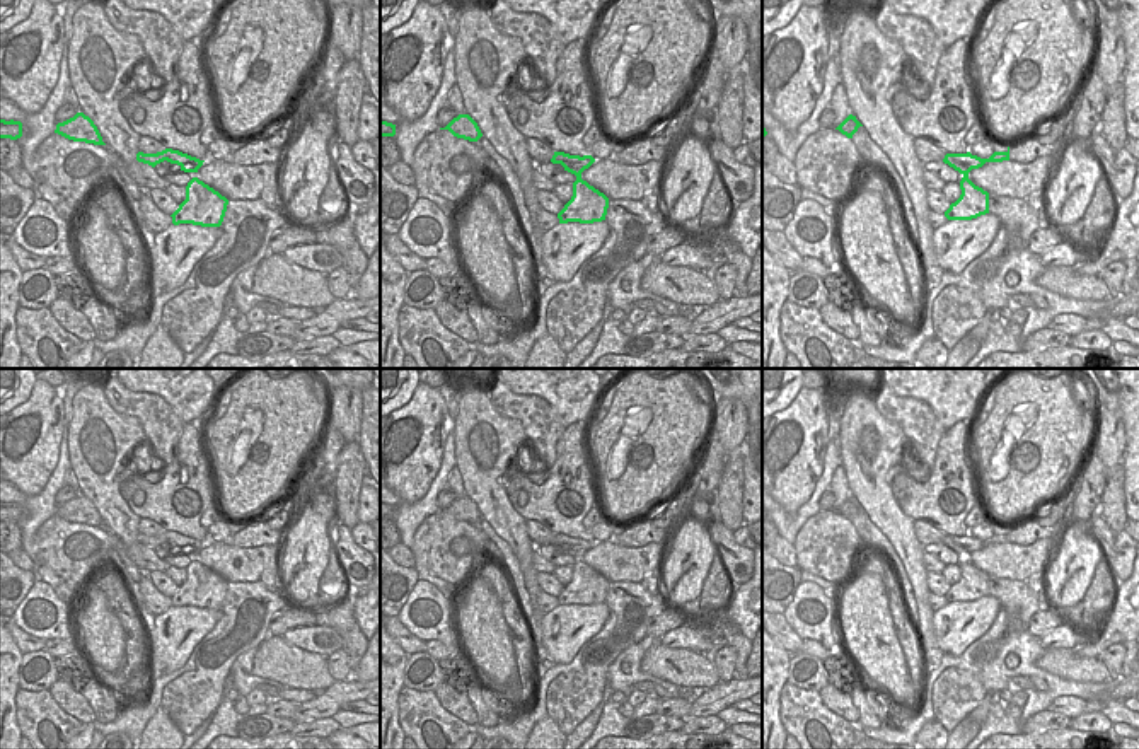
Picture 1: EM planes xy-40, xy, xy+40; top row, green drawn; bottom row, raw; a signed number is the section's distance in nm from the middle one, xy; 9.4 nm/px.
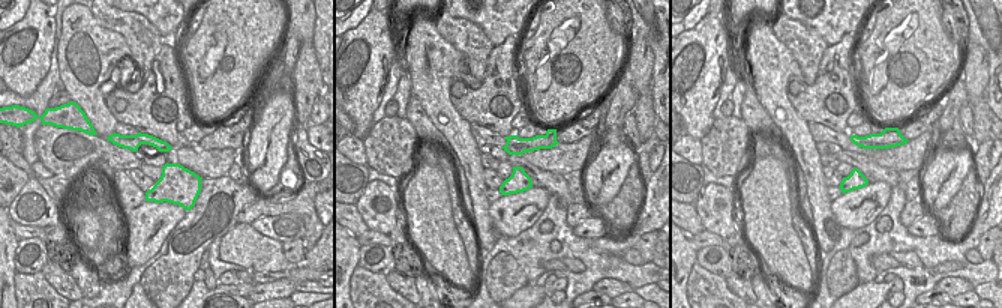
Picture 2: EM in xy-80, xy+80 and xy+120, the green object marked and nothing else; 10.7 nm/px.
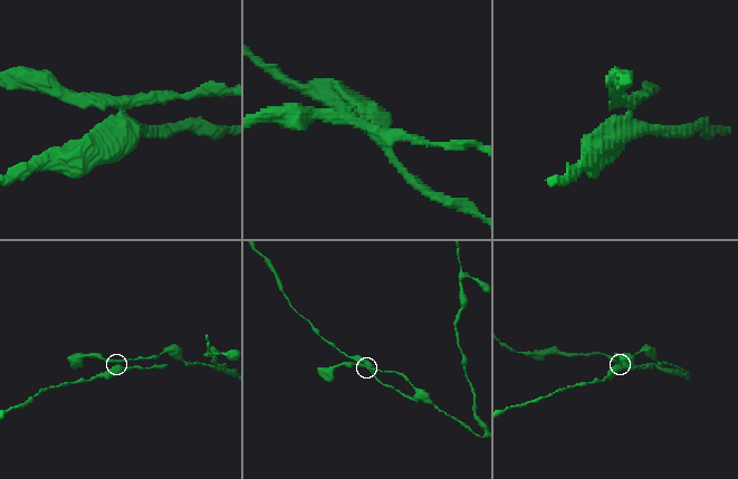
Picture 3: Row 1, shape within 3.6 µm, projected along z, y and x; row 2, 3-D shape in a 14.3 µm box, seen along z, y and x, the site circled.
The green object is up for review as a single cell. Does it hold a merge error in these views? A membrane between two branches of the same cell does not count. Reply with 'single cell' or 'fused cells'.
fused cells

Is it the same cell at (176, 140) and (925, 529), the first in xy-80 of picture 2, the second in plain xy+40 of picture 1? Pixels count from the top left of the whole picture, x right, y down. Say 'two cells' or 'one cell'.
two cells

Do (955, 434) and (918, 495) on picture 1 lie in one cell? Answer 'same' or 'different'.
same

